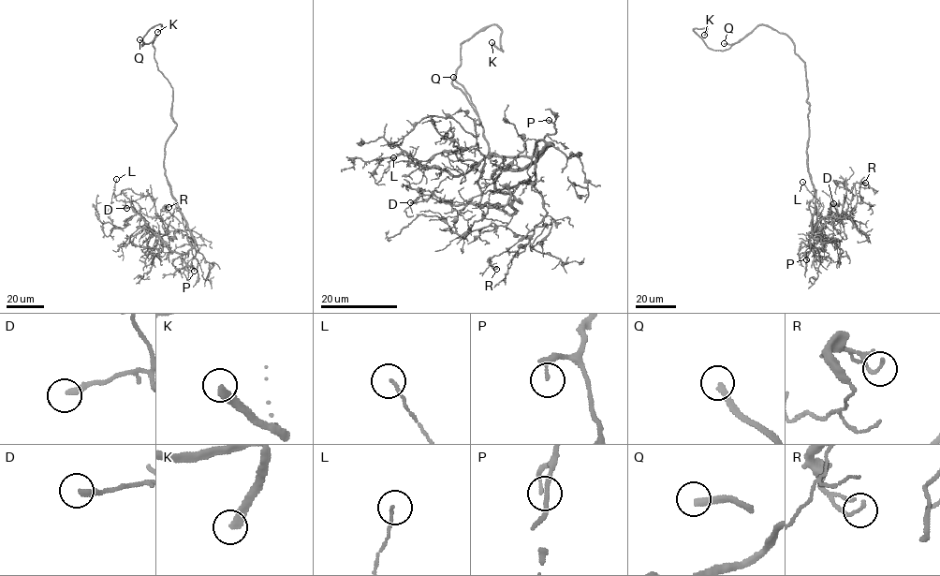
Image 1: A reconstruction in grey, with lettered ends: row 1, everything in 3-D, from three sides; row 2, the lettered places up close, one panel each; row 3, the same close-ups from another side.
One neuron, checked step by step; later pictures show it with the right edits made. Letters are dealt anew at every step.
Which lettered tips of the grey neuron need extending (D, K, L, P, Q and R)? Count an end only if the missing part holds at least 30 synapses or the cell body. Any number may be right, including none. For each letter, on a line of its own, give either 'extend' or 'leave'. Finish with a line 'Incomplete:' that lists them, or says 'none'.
D: leave
K: extend
L: leave
P: extend
Q: extend
R: leave
Incomplete: K, P, Q

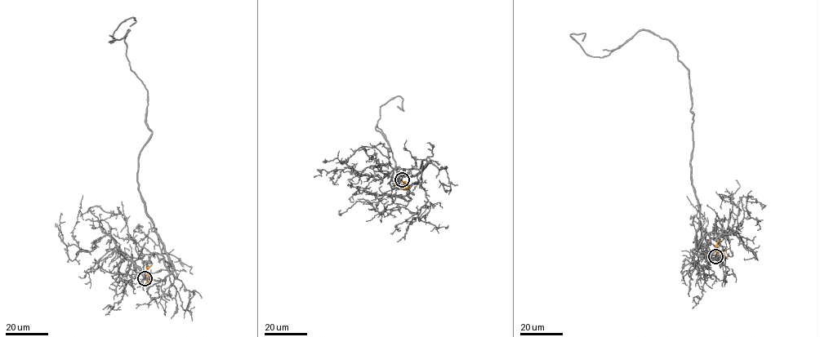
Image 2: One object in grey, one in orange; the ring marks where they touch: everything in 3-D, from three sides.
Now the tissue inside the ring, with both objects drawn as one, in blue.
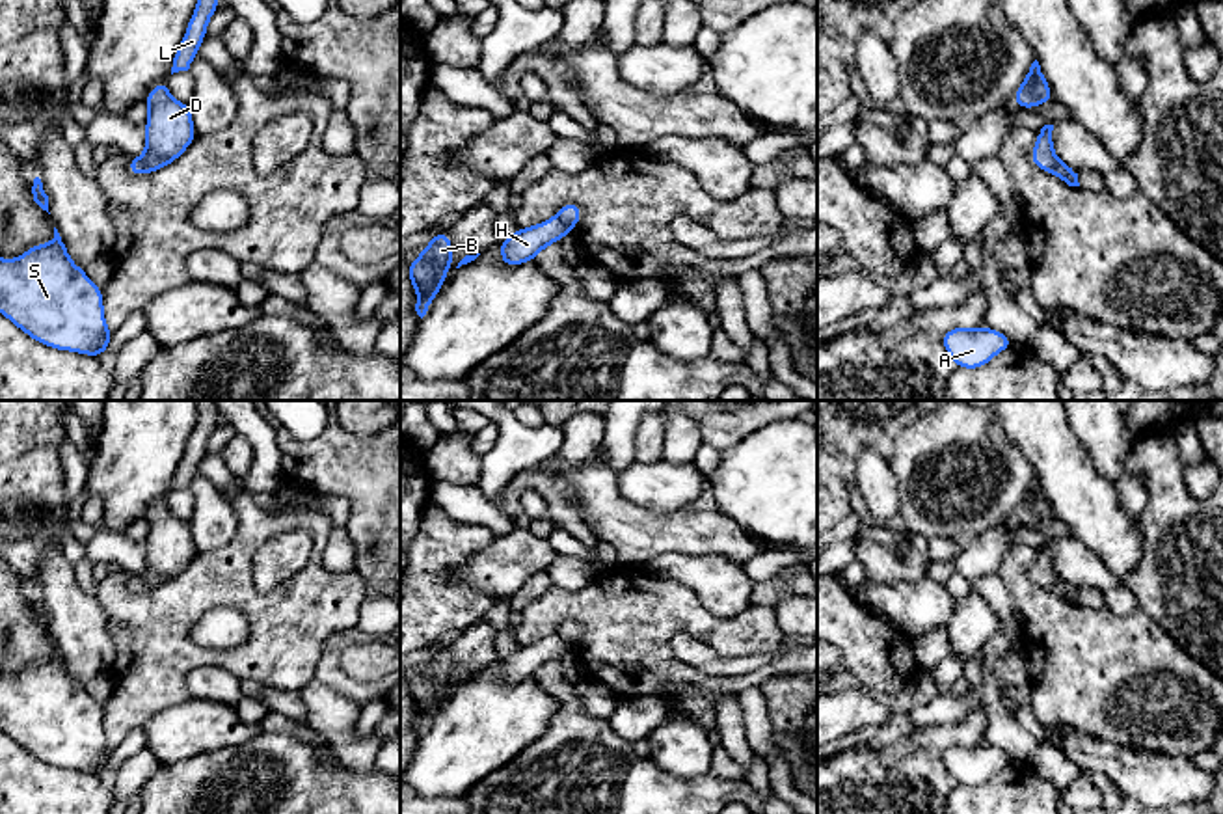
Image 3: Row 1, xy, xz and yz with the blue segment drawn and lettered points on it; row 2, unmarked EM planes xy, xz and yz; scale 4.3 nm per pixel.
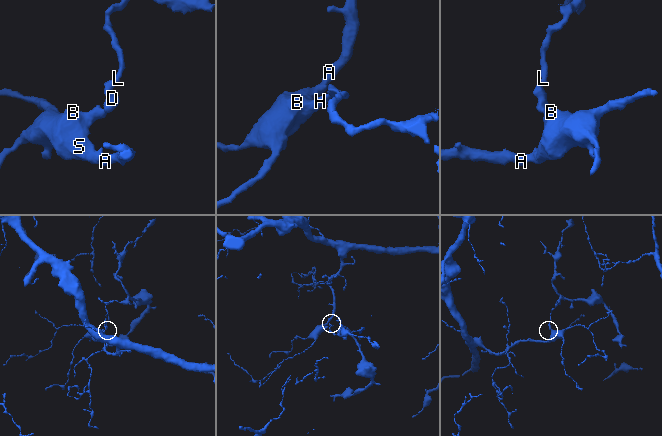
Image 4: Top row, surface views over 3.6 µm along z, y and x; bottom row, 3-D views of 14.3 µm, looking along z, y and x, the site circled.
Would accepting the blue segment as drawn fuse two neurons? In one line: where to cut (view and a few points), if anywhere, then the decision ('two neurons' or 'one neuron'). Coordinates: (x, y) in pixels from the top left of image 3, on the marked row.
cut xz (555, 217), (570, 230); two neurons

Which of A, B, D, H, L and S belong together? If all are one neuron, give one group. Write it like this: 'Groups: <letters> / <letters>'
Groups: A B H S / D L

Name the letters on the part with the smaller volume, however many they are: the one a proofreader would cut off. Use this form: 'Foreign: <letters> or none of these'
Foreign: D, L

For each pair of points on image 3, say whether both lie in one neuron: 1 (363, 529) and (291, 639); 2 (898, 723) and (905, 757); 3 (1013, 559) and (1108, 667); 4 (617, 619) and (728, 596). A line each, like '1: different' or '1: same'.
1: different
2: different
3: same
4: different

